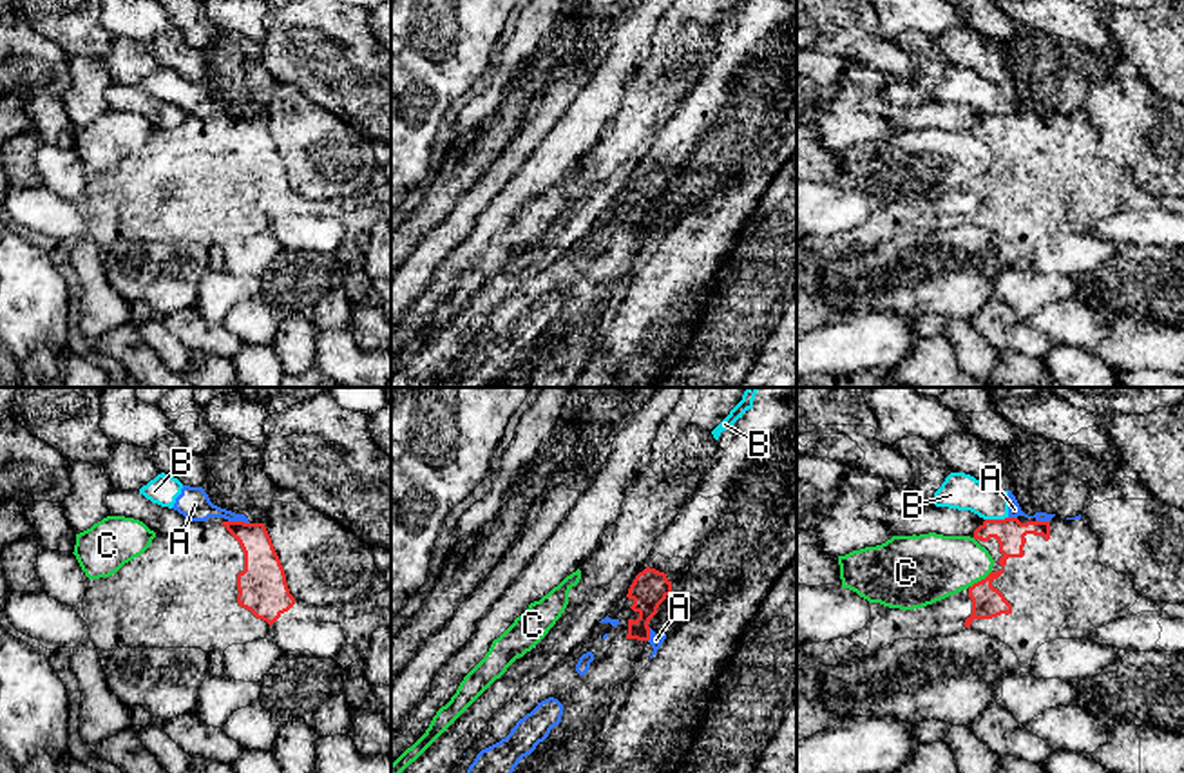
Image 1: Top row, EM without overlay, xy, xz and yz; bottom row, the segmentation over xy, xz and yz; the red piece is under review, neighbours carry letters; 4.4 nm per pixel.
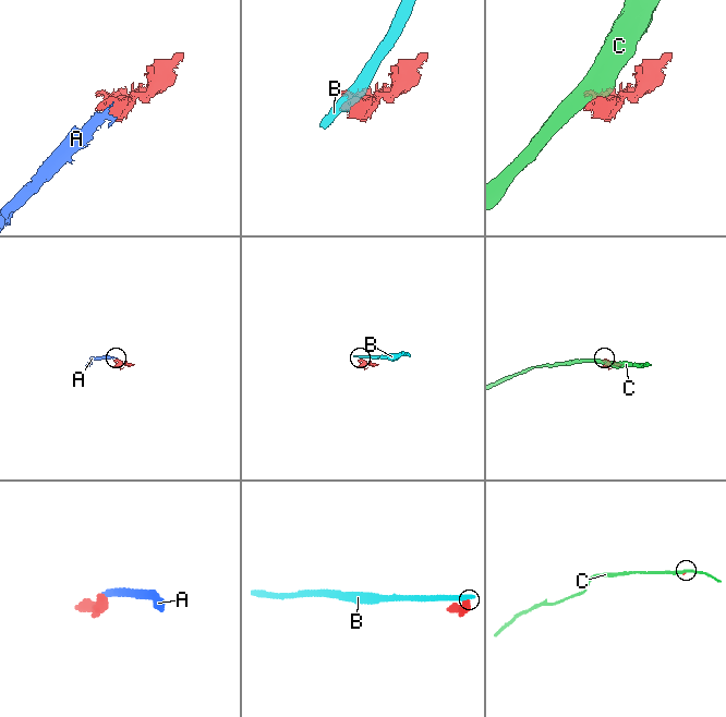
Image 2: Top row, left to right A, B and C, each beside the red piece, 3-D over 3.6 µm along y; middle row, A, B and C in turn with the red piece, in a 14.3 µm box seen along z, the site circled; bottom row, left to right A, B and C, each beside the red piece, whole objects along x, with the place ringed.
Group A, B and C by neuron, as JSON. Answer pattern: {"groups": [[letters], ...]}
{"groups": [["A", "B"], ["C"]]}

